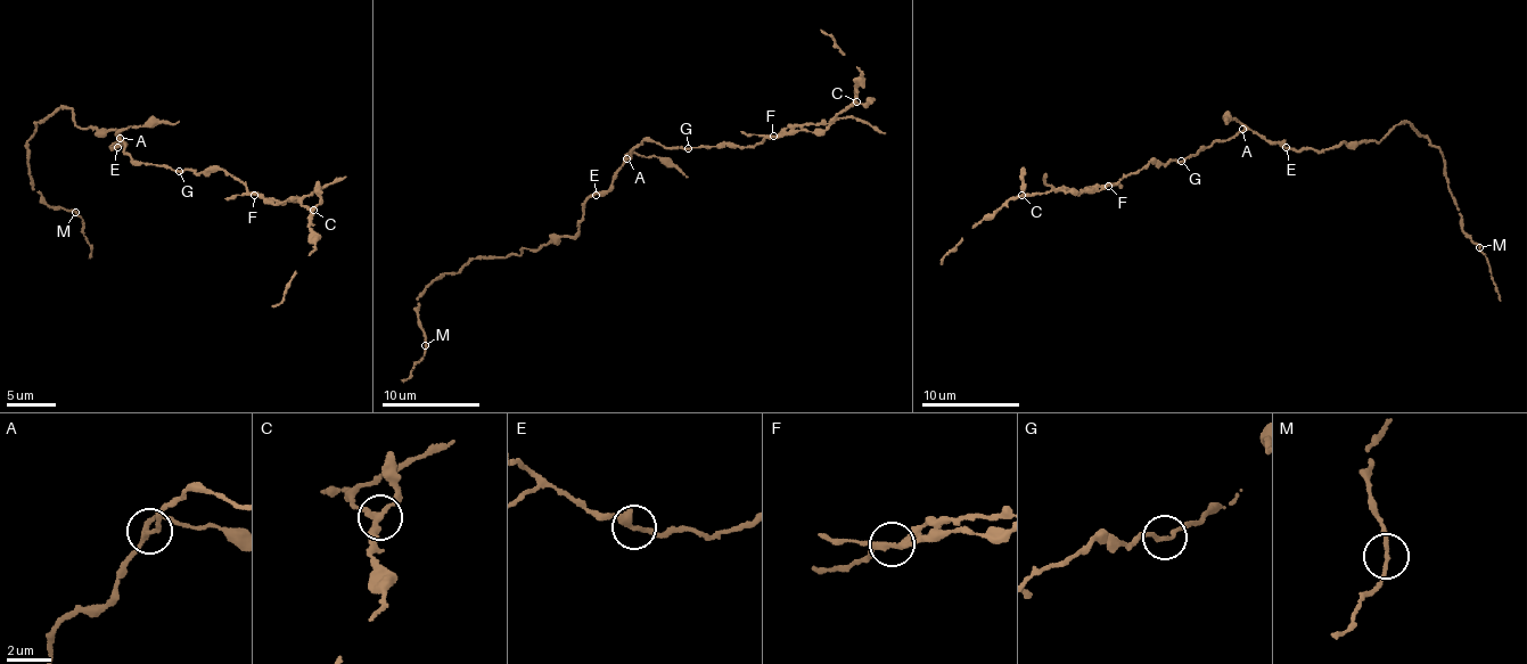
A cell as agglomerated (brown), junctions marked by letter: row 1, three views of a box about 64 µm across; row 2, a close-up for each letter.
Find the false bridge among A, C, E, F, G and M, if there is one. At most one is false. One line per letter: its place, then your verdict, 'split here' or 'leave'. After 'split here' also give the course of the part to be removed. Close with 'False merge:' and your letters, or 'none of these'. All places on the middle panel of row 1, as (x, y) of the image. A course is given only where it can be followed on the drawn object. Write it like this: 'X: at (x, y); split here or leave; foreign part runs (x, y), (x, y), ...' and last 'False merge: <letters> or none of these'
A: at (626, 158); leave
C: at (856, 101); leave
E: at (596, 195); leave
F: at (773, 136); split here; foreign part runs (773, 137), (788, 126), (851, 116), (886, 133)
G: at (688, 148); leave
M: at (425, 345); leave
False merge: F

